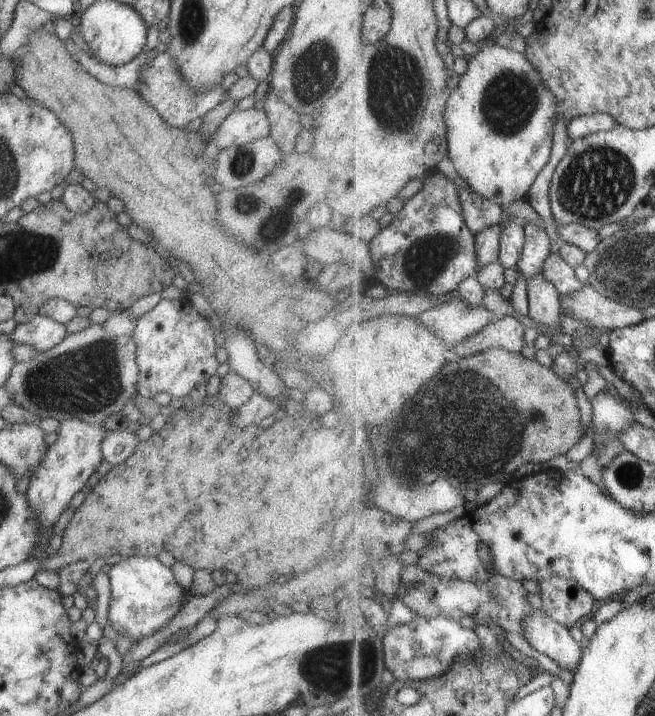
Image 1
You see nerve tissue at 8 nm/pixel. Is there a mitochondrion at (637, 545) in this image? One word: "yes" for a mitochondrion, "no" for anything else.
no

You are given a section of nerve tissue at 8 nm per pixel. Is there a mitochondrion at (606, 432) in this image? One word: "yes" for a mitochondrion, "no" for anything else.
yes

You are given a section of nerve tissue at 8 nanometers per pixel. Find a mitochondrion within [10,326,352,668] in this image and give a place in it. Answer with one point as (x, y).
(86, 381)

